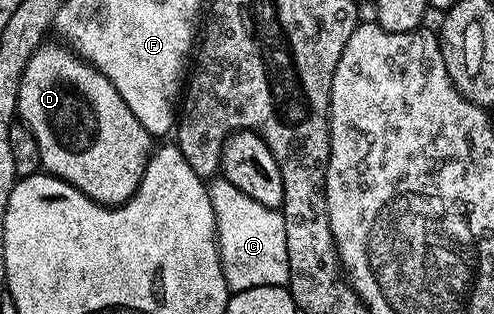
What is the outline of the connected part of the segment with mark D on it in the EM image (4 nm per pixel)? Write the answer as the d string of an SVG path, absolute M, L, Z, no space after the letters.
M42 43L31 55L17 84L17 117L31 131L39 147L41 168L60 181L73 185L90 199L110 207L121 205L133 196L145 174L151 156L151 135L135 119L131 107L123 103L111 79L82 59L72 48Z

